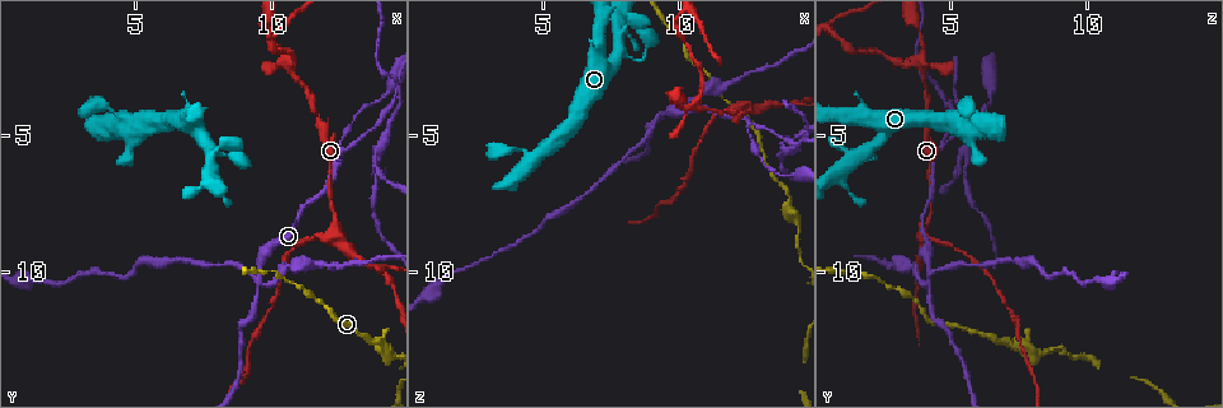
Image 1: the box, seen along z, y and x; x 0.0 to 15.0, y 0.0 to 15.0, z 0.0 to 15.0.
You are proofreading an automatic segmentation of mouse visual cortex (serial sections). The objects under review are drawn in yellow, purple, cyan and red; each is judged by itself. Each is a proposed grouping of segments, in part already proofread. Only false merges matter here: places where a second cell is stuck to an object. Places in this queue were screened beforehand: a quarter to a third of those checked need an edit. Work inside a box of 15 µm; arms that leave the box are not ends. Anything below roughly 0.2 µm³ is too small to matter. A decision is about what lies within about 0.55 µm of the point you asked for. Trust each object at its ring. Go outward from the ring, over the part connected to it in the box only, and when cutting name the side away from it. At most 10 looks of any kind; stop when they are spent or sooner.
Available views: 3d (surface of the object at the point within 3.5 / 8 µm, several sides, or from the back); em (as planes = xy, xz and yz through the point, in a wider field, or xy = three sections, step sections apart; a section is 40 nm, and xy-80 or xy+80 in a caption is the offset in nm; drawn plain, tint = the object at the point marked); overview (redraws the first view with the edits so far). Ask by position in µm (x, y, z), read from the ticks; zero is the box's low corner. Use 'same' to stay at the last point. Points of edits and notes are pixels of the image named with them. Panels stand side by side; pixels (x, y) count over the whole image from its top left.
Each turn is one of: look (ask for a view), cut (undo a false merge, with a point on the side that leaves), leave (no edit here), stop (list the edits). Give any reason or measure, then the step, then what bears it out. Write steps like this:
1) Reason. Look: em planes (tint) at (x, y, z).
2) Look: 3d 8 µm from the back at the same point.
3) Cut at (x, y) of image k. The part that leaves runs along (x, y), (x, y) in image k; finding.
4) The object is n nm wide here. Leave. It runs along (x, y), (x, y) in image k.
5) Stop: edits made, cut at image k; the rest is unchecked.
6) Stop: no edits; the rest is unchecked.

Narrows sharply. Look: 3d 3.5 µm at (12.6, 5.7, 4.5).

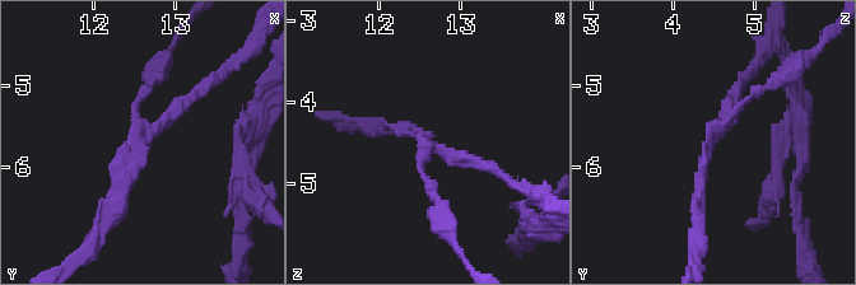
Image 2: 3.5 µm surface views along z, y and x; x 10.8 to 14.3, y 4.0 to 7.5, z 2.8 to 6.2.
3 arms meet here; the arms are 100, 150, 200 nm wide; now the EM. Look: em xy step 1 (tint) at (12.60, 5.70, 4.45).

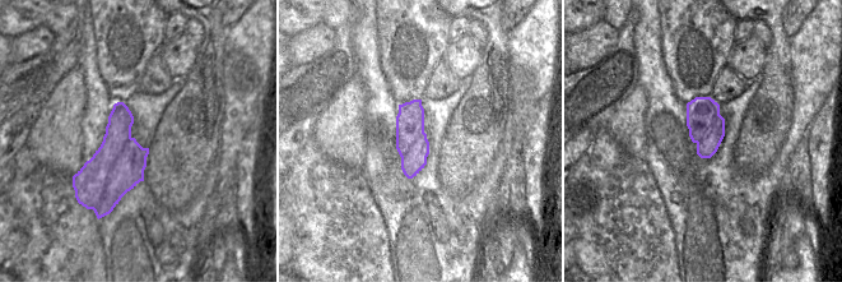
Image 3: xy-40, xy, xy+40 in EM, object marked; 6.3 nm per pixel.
Another direction. Look: em planes (tint) at the same point.

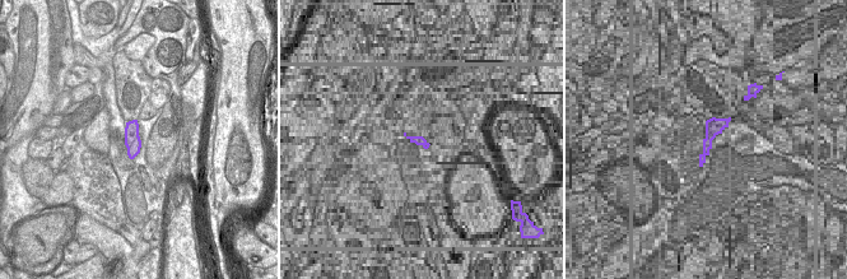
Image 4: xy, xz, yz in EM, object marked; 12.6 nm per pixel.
Cut at (145, 92) of image 2. A border runs along (138, 135), (128, 149) in image 4; a second cell is stuck on.

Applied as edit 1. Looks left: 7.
Look: overview.

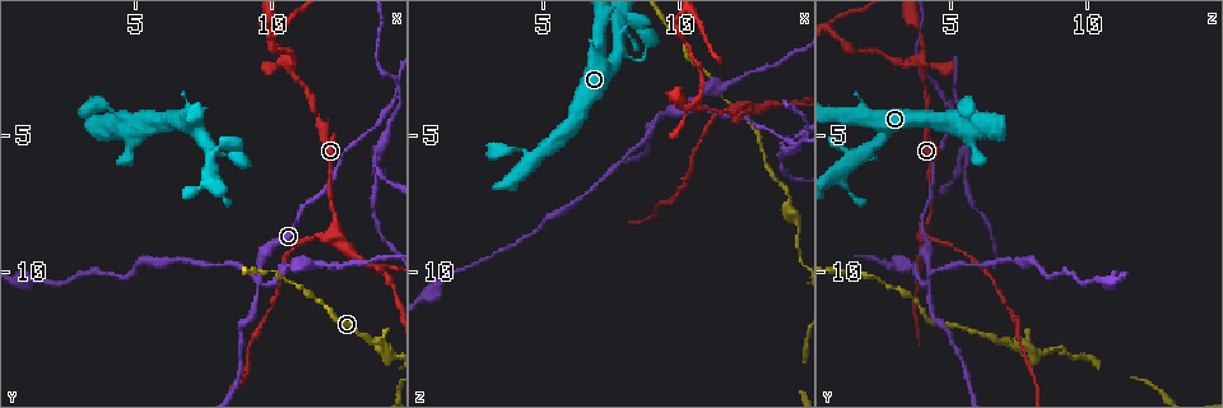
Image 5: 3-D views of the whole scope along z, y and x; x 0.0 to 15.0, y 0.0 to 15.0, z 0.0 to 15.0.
Calibre changes. Look: 3d 3.5 µm at (14.3, 13.1, 8.0).

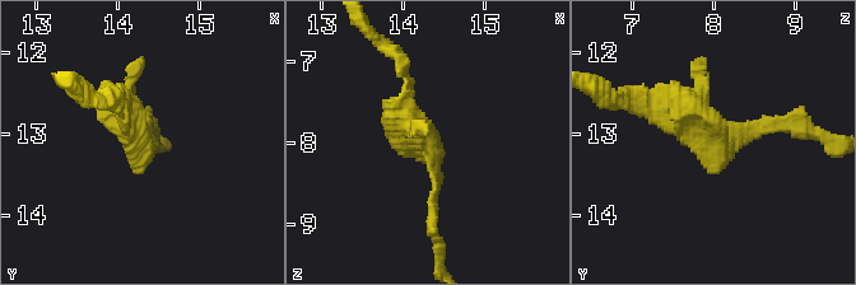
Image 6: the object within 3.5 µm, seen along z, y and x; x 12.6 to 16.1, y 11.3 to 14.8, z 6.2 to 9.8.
The arms are 200, 300 nm wide; need the tissue. Look: em xy step 1 (tint) at (14.25, 13.05, 8.05).

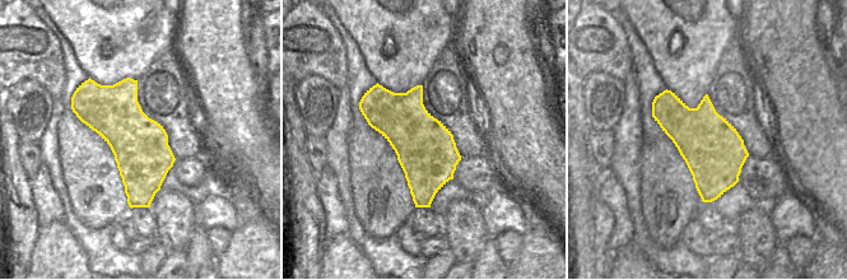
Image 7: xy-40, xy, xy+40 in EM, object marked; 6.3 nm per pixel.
Leave. It runs along (406, 85), (403, 115), (437, 173), (433, 225) in image 6; one cell here.

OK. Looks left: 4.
A fork. Look: 3d 3.5 µm at (12.5, 8.2, 4.1).

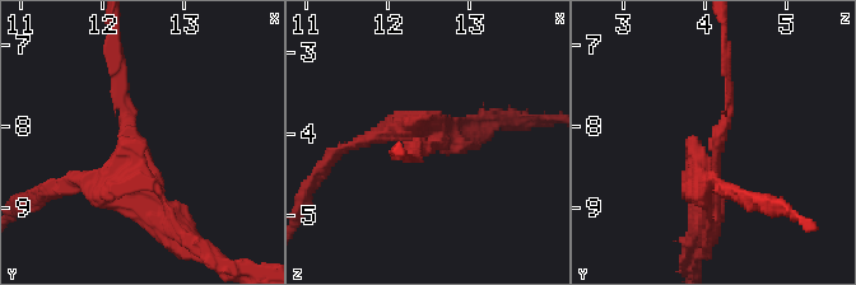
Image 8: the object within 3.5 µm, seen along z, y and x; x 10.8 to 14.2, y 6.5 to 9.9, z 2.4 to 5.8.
3 arms meet here; the arms are 150, 250, 250 nm wide. Look: em xy step 3 (tint) at (12.45, 8.30, 4.15).

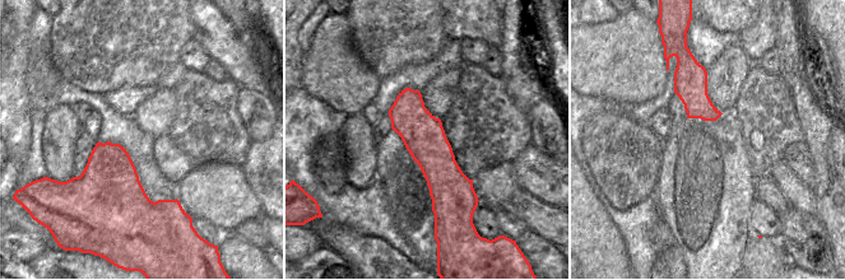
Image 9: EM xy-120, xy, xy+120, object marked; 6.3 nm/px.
Cut at (107, 187) of image 8. The part that leaves runs along (131, 160), (107, 187), (37, 195) in image 8; two cells meet here.

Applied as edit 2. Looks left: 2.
Stop: edits made, cut at image 2, cut at image 8; the rest is unchecked.

